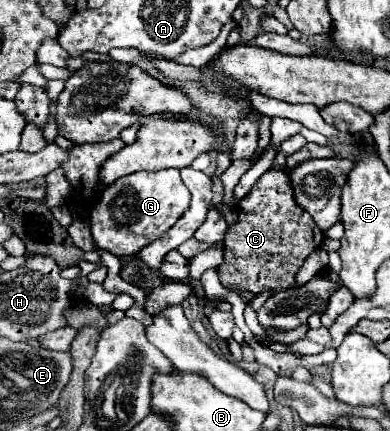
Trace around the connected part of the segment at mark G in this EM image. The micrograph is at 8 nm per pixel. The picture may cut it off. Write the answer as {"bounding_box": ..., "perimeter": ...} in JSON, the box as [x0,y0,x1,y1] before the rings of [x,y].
{"bounding_box":[90,168,190,256],"perimeter":[[[170,168],[158,172],[134,172],[116,180],[96,200],[90,212],[92,236],[98,248],[114,256],[132,256],[172,228],[174,222],[186,212],[188,204],[190,192],[180,178],[180,170]]]}

